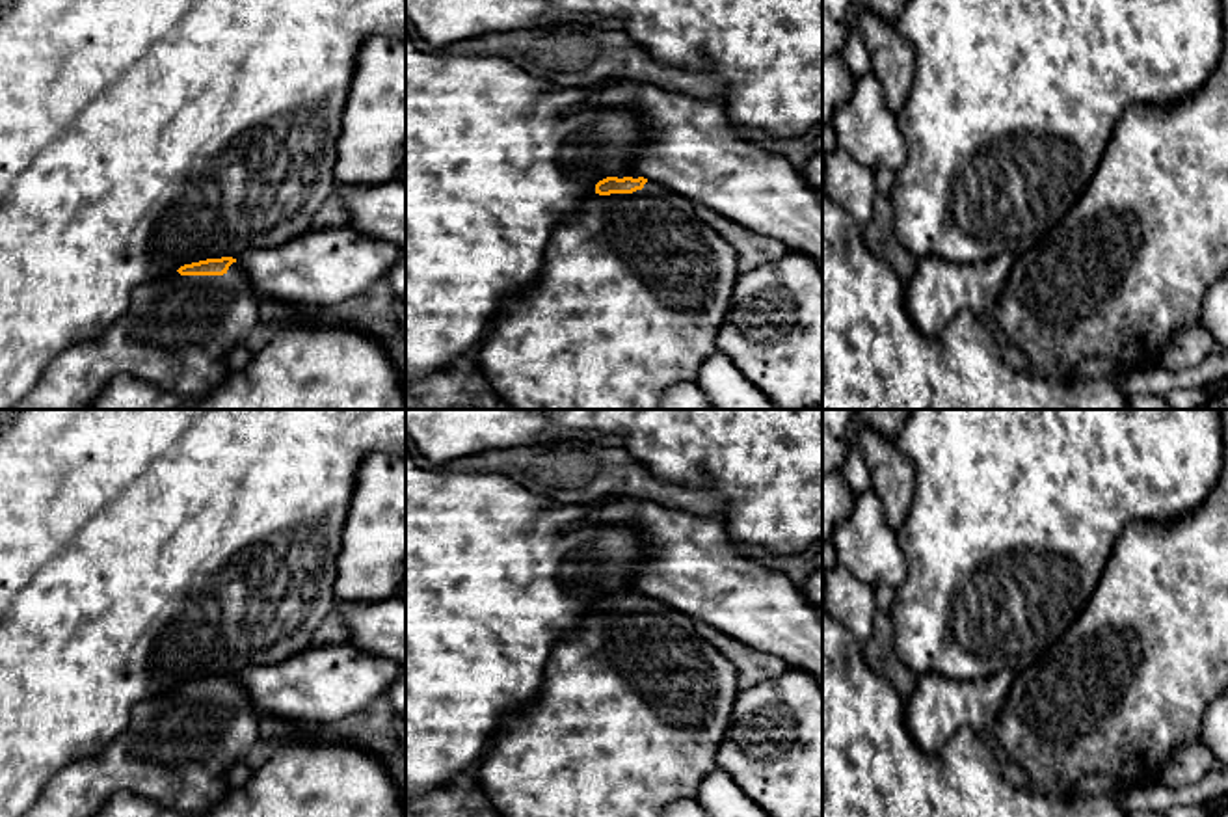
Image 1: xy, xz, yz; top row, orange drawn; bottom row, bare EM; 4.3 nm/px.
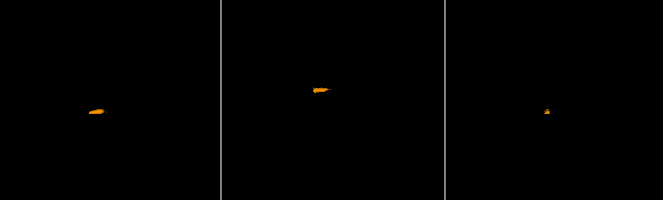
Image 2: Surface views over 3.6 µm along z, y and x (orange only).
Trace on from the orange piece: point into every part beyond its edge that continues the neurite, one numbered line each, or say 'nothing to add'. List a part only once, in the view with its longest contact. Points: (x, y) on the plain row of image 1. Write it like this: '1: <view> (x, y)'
1: xy (175, 750)

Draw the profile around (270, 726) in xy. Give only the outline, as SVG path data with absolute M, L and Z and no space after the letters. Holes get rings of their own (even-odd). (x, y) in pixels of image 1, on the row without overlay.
M262 717L259 722L259 737L262 739L288 739L294 737L294 731L290 728L292 722L277 717Z

